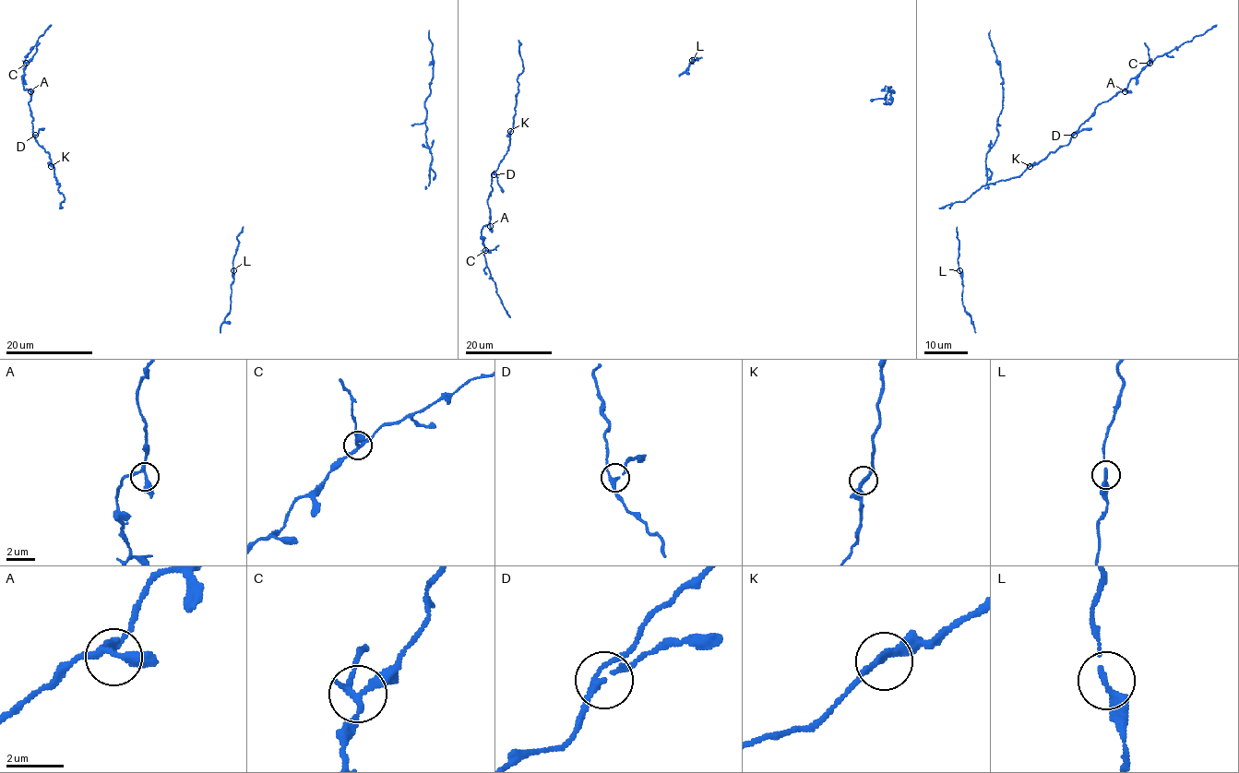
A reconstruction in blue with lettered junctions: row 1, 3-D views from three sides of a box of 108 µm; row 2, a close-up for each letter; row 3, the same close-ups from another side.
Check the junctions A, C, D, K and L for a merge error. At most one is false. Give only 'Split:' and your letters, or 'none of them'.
Split: C

